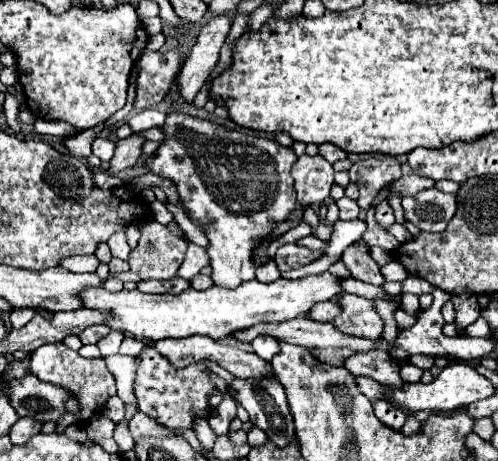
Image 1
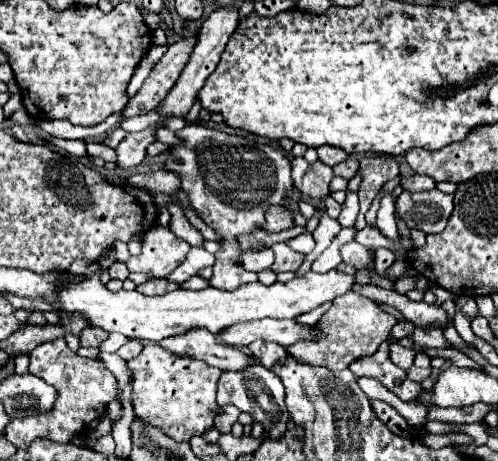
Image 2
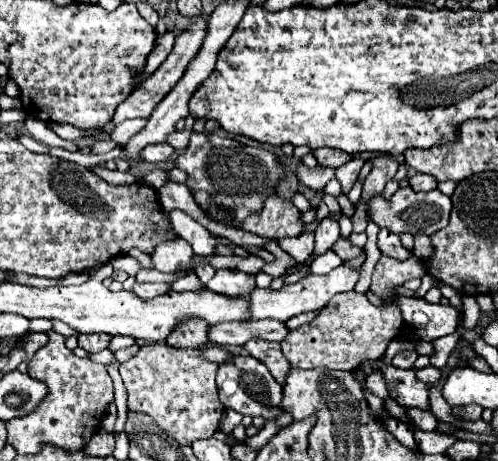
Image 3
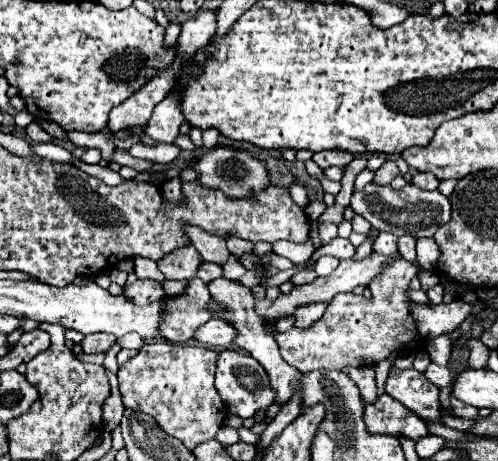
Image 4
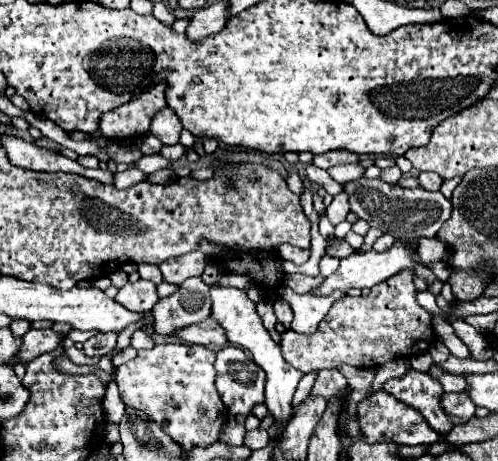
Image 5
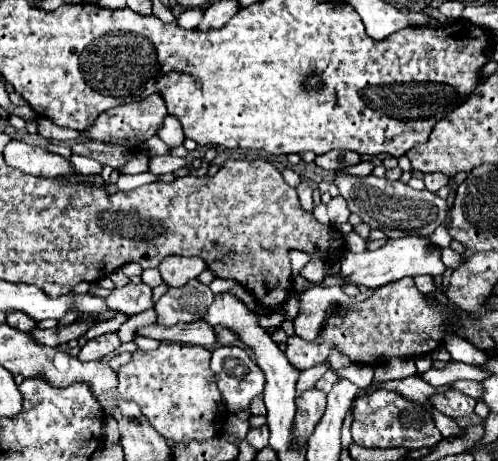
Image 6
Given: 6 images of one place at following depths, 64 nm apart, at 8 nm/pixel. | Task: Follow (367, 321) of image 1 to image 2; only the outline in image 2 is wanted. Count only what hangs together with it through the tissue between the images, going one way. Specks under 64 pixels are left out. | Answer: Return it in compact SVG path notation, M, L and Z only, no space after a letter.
M350 290L344 296L336 296L336 300L332 300L330 310L324 312L322 318L314 324L314 328L320 328L320 336L314 336L312 340L300 340L300 344L290 344L286 352L290 356L296 356L300 364L304 362L310 366L344 370L358 358L372 356L378 350L378 346L390 338L390 330L396 322L398 320L392 314L380 310L376 302Z

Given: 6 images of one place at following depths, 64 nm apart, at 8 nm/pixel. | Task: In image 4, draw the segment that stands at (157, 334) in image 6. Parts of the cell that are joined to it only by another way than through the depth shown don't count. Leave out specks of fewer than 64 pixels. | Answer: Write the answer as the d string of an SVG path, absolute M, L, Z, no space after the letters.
M210 318L206 324L202 324L194 336L194 340L214 346L214 348L228 348L236 338L236 330L224 322L222 318Z

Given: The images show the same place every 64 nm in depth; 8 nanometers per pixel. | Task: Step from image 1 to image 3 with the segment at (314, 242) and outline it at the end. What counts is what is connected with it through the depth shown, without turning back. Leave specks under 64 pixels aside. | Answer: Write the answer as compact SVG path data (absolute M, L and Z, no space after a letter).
M304 232L300 238L284 238L278 242L278 246L296 262L306 262L314 252L314 234Z

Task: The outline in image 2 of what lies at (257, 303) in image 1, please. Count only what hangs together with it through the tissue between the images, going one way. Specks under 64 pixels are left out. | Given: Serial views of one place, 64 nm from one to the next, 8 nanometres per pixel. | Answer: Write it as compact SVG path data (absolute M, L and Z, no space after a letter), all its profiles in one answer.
M102 266L84 280L84 284L72 284L72 288L64 288L56 294L56 306L48 300L24 300L22 296L4 296L14 310L28 310L28 312L56 312L56 314L80 314L88 320L88 326L102 328L106 332L120 332L128 338L136 340L148 340L148 342L160 342L168 336L182 334L190 328L206 328L210 332L220 332L232 324L238 322L250 322L260 318L298 318L304 312L310 312L326 302L332 302L336 296L350 292L354 286L354 276L344 274L340 270L330 270L326 274L308 272L302 278L294 278L286 284L274 282L270 286L264 286L260 282L244 284L234 292L216 290L216 288L204 288L198 292L192 290L176 290L162 296L144 296L136 290L126 292L110 292L100 280L100 273L107 271Z

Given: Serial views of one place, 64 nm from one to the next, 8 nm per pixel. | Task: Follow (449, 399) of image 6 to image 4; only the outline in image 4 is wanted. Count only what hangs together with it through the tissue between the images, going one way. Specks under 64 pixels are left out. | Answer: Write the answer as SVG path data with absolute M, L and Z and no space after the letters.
M450 396L450 410L458 418L468 418L468 420L476 420L478 418L478 408L462 404L460 400L452 400L452 396Z

